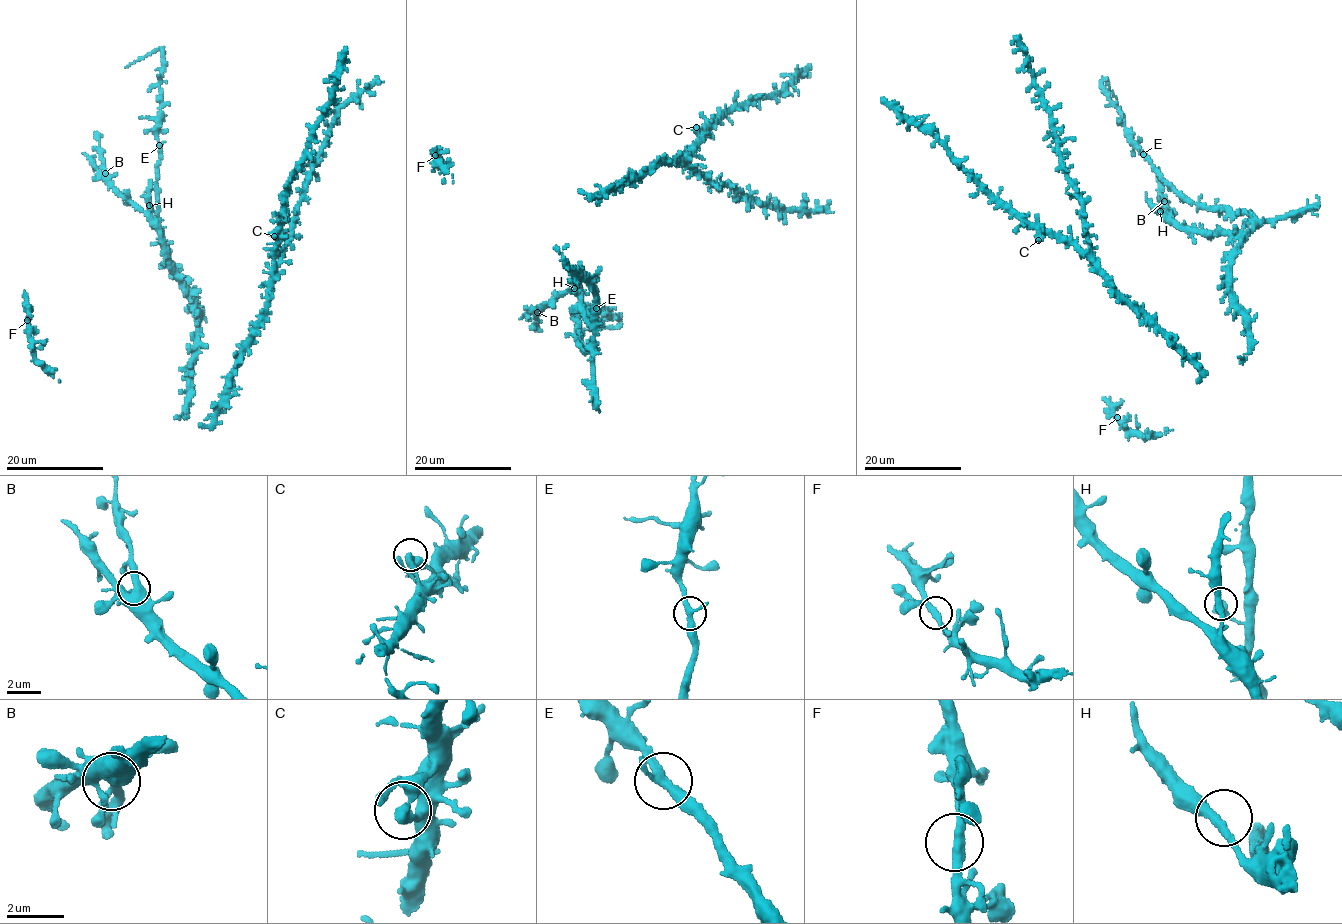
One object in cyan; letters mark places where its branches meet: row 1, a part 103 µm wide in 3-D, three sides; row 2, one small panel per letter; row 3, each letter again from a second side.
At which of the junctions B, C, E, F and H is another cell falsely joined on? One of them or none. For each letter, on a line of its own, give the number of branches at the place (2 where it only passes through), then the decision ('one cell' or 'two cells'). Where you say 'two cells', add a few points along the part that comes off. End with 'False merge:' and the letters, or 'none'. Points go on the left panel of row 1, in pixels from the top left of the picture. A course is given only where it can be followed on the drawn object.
B: 3 | one cell
C: 3 | one cell
E: 3 | one cell
F: 3 | one cell
H: 2 | one cell
False merge: none

